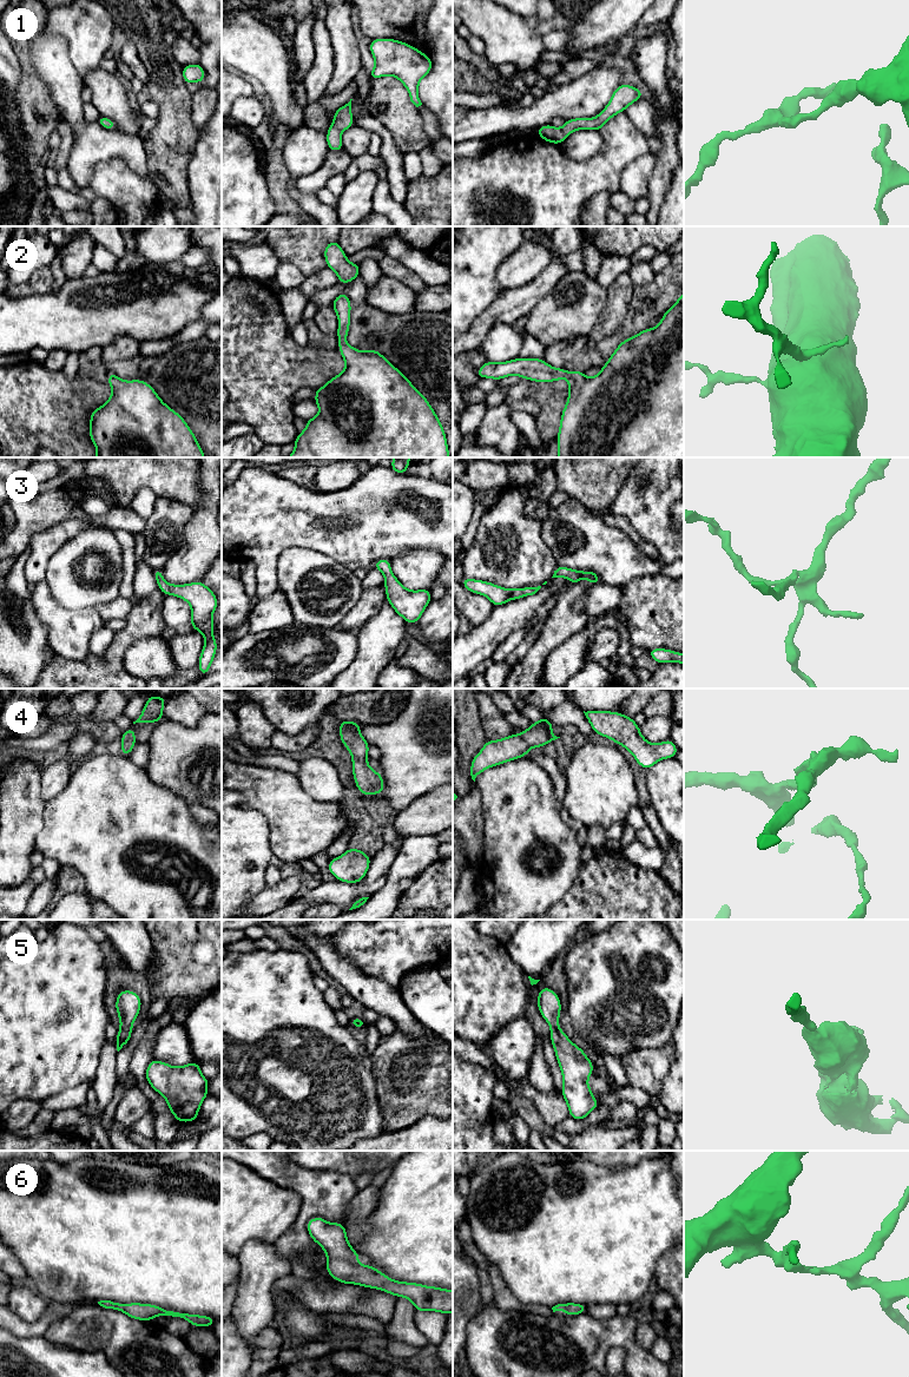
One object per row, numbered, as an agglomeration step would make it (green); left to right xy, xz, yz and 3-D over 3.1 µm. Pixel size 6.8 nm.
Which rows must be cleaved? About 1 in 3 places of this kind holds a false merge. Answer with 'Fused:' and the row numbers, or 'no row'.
Fused: no row

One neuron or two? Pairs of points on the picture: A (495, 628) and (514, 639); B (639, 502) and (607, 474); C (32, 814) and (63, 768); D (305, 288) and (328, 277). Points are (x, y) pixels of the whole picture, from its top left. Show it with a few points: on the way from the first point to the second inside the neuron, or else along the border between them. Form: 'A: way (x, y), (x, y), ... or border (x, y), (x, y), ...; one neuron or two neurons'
A: border (531, 619), (512, 632), (491, 657); two neurons
B: border (631, 469), (617, 496), (604, 508); two neurons
C: border (40, 773), (40, 799), (44, 803); two neurons
D: way (311, 285), (322, 279); one neuron

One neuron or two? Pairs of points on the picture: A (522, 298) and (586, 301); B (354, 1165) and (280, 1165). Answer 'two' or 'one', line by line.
A: two
B: two

